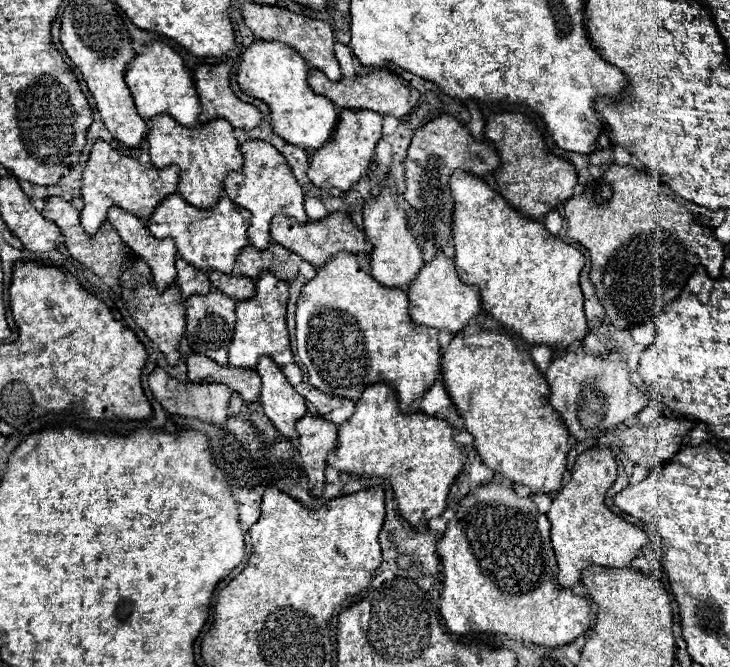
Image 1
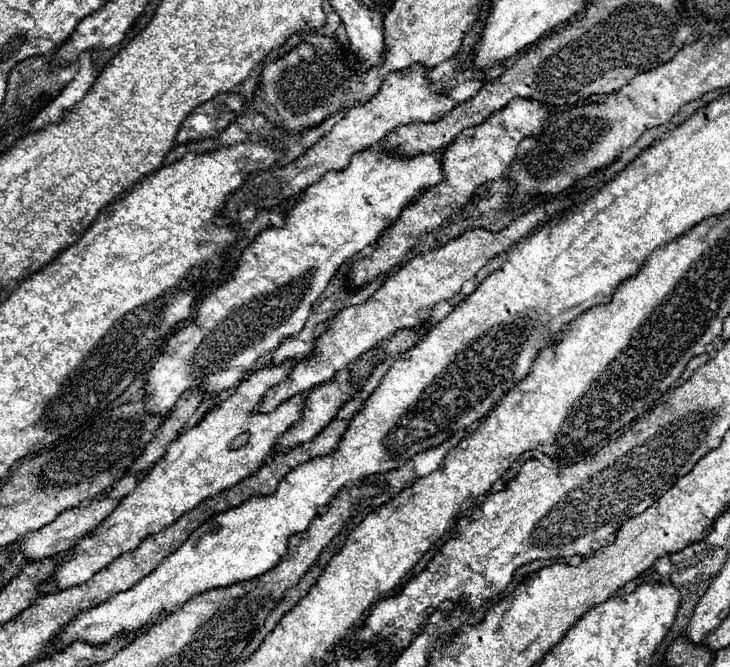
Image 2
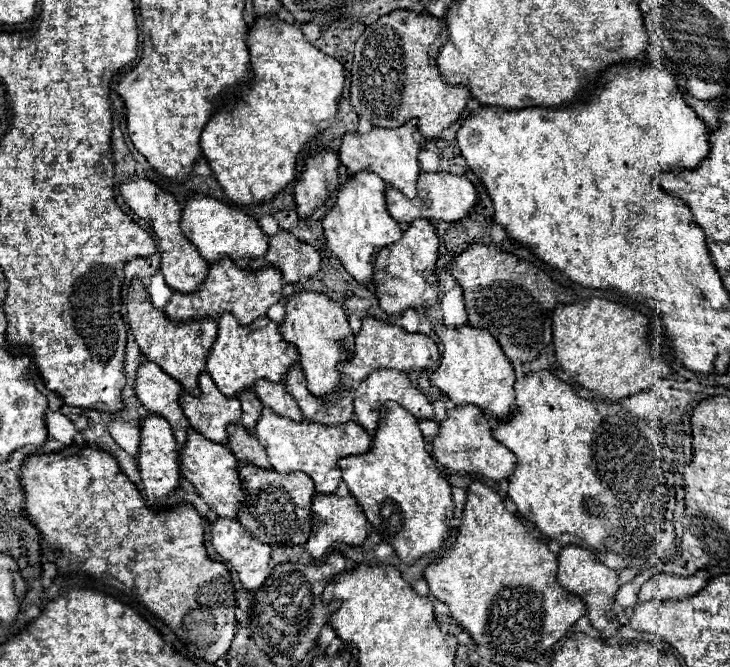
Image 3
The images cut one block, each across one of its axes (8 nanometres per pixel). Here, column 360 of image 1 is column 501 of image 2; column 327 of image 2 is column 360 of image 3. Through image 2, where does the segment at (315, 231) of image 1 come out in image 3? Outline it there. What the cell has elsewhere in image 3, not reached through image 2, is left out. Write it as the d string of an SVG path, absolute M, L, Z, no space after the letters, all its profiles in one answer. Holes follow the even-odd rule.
M374 318L362 320L362 330L356 334L354 344L356 344L354 354L338 366L338 370L354 382L362 382L374 370L380 370L380 368L400 370L406 374L410 374L414 370L422 372L438 360L438 346L432 338L428 338L424 334L410 334L398 326L392 326L392 324L386 324L382 320L374 320Z

